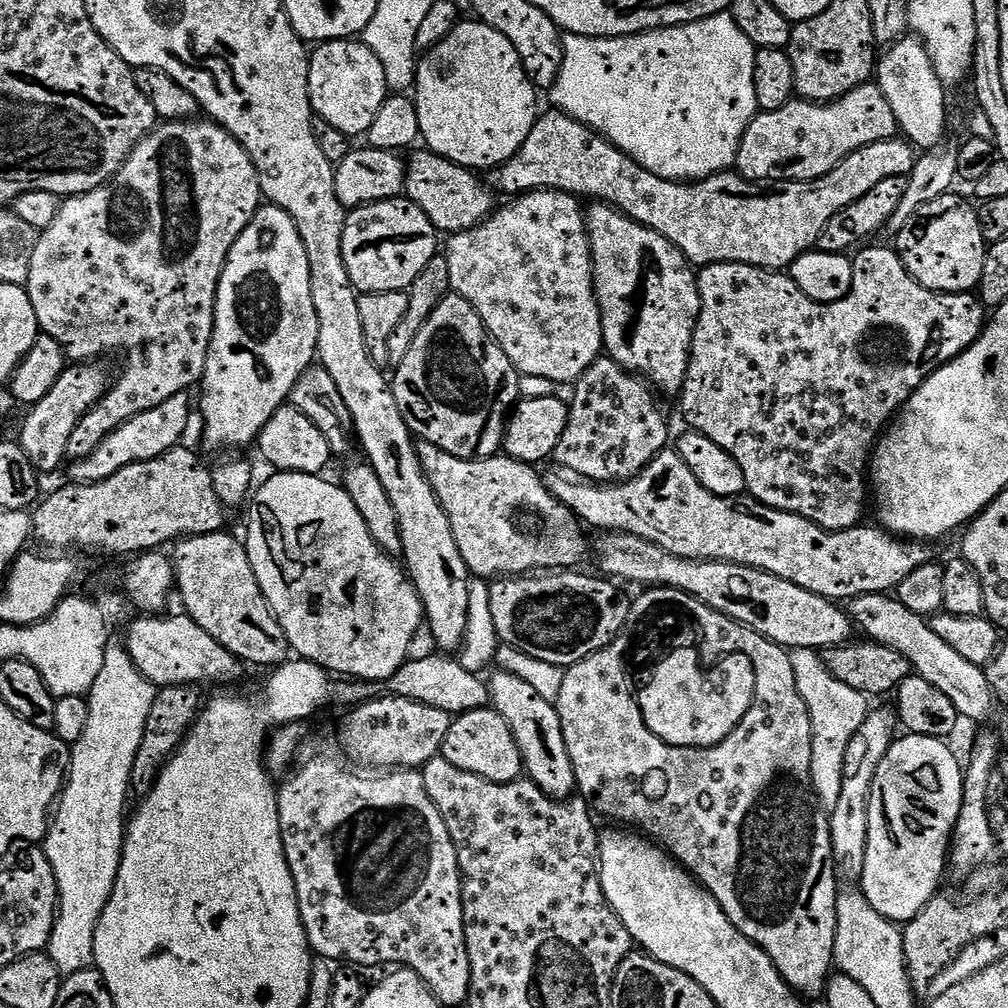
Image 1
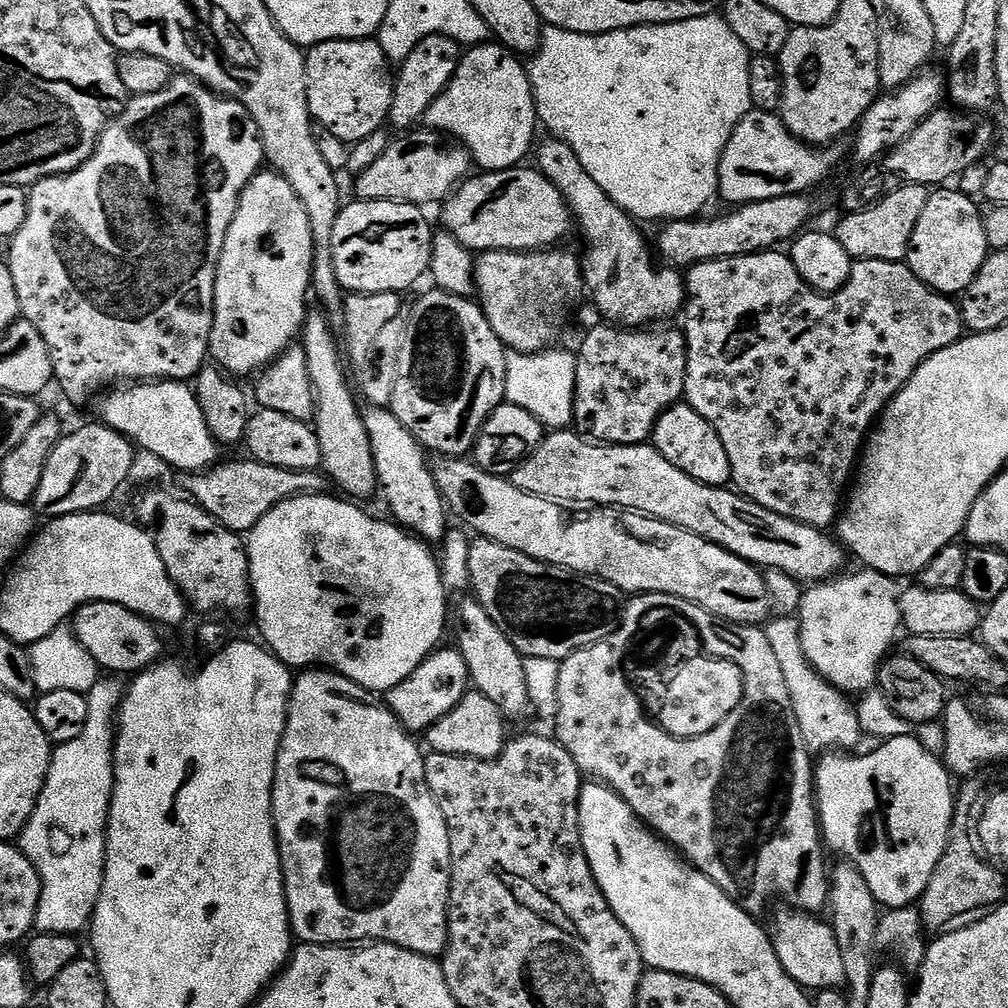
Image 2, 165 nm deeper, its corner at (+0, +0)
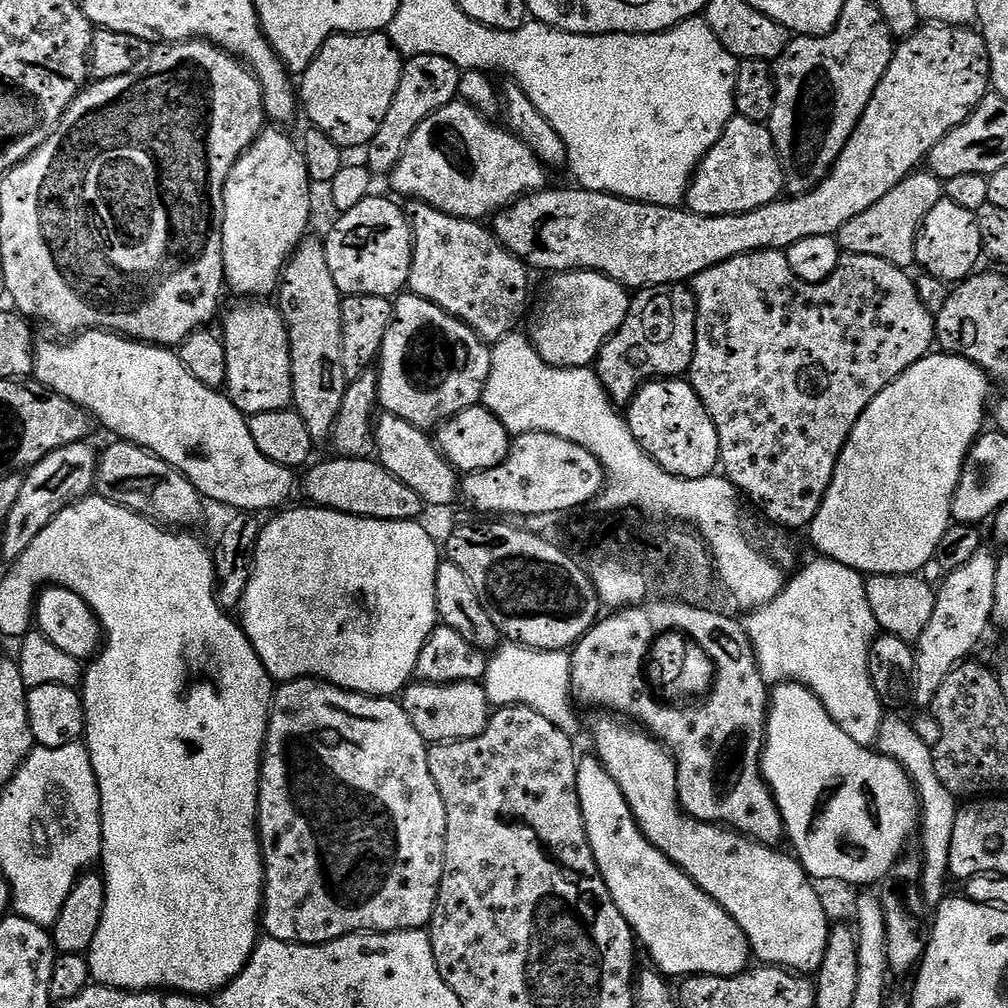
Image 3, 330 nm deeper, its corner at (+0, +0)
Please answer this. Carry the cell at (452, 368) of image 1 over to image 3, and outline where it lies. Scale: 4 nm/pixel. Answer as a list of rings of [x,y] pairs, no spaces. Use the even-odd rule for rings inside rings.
[[[401,294],[392,305],[392,321],[378,357],[379,407],[387,415],[402,418],[416,428],[435,429],[454,414],[481,403],[486,378],[490,378],[491,357],[491,347],[470,326],[434,306],[434,302],[426,302],[426,298]]]

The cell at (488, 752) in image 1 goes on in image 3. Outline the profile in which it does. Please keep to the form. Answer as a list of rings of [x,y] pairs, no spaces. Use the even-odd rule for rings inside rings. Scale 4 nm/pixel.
[[[457,682],[455,684],[409,683],[402,693],[402,703],[414,730],[422,734],[425,744],[447,744],[454,740],[478,738],[486,730],[490,705],[488,695],[480,682]]]

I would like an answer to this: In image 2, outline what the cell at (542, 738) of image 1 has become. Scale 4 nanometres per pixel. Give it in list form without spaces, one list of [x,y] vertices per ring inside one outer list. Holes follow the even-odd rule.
[[[464,594],[459,597],[460,601],[453,603],[450,608],[454,617],[456,628],[456,640],[460,653],[466,658],[468,667],[468,679],[471,687],[477,692],[486,694],[490,702],[494,702],[502,709],[505,717],[524,716],[530,712],[530,690],[526,690],[526,670],[524,669],[525,657],[520,655],[519,650],[498,630],[498,626],[482,610],[482,606],[475,595]]]

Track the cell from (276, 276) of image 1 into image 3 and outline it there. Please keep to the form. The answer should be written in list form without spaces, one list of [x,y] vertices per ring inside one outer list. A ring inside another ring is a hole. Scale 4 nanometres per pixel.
[[[265,130],[260,133],[260,136],[248,149],[244,151],[244,155],[238,158],[238,162],[230,170],[230,174],[226,178],[226,186],[224,187],[224,221],[222,222],[222,258],[224,259],[224,279],[227,287],[232,288],[237,292],[237,297],[240,298],[264,298],[268,295],[267,292],[275,293],[280,283],[280,273],[284,271],[285,264],[288,263],[289,256],[296,251],[297,246],[300,245],[301,240],[304,239],[306,233],[309,231],[308,219],[312,216],[312,191],[314,185],[308,178],[308,171],[306,170],[306,162],[304,155],[300,152],[297,141],[291,140],[287,136],[287,131],[276,130],[280,132],[271,132]]]

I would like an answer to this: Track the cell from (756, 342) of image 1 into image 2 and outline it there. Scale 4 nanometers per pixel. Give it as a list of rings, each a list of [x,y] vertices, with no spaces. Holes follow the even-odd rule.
[[[769,250],[749,256],[703,260],[700,264],[691,265],[686,272],[686,292],[682,309],[682,331],[684,341],[688,344],[688,361],[683,399],[695,412],[702,414],[702,418],[706,418],[710,426],[714,426],[714,434],[722,438],[722,446],[726,446],[726,454],[730,458],[731,483],[735,491],[747,496],[758,506],[766,506],[766,510],[774,510],[774,514],[782,514],[786,518],[821,530],[831,529],[831,524],[833,527],[837,523],[846,489],[853,479],[854,469],[862,455],[868,434],[886,405],[903,390],[906,382],[910,382],[922,362],[926,362],[938,350],[949,348],[966,332],[957,301],[945,296],[943,292],[926,287],[904,262],[895,264],[881,260],[855,261],[846,286],[825,294],[813,292],[802,274],[798,274],[791,255],[784,253],[783,256],[780,250]]]

